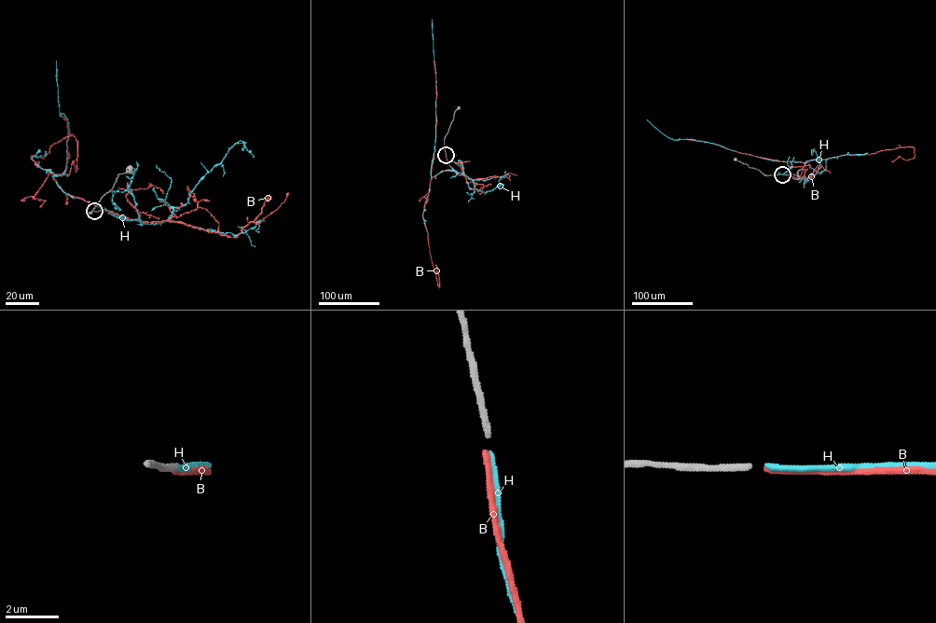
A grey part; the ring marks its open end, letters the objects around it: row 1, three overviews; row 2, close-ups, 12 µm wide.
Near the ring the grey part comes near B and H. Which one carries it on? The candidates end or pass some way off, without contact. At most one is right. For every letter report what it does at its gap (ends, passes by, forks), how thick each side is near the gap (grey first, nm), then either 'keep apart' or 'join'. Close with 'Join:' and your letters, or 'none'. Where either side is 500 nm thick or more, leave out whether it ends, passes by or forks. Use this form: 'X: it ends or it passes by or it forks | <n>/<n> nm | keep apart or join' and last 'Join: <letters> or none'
B: it ends | 240/240 nm | keep apart
H: it ends | 240/190 nm | join
Join: H

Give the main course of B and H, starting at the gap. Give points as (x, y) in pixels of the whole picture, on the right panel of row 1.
B: (782, 174), (799, 176), (798, 171), (811, 160), (899, 147), (915, 149), (913, 159), (898, 157), (892, 161)
H: (782, 174), (797, 176), (805, 163), (774, 160), (692, 139), (673, 140), (647, 119)

